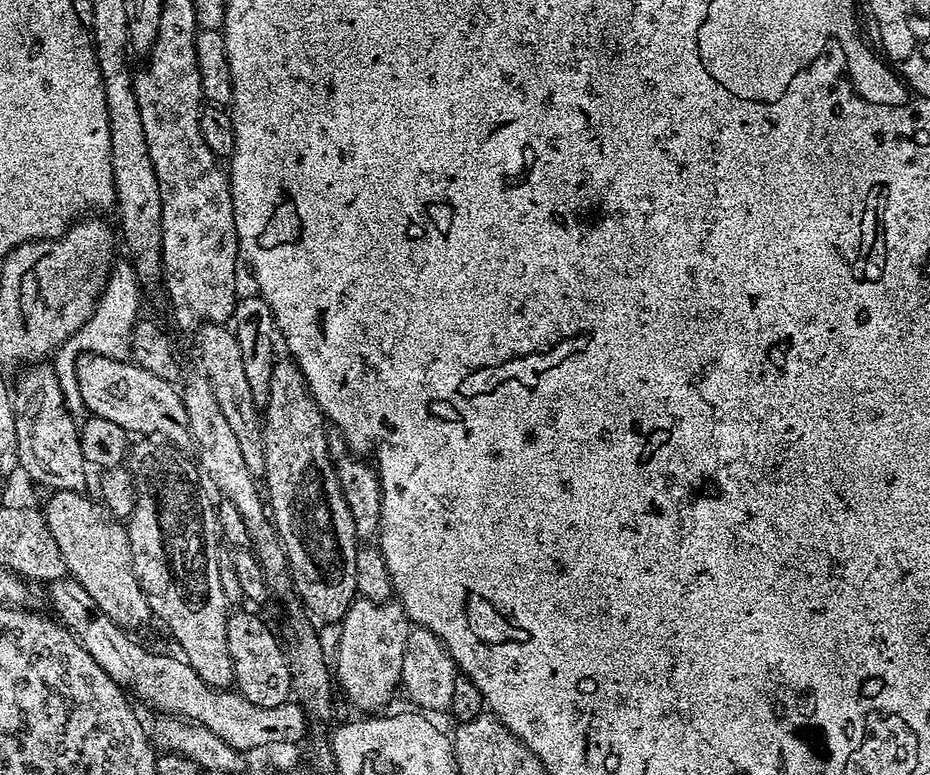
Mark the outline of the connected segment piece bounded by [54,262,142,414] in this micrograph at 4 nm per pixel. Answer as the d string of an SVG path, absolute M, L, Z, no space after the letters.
M113 263L112 273L108 275L108 285L104 287L104 294L96 304L95 310L92 311L92 316L78 329L71 341L63 345L54 356L54 367L56 376L60 379L64 403L67 404L69 412L73 414L79 413L84 408L76 381L76 365L78 363L76 348L78 351L84 352L80 354L105 356L114 360L125 359L132 350L132 330L141 315L140 288L142 288L142 284L136 279L136 272L132 269L131 263L123 263Z

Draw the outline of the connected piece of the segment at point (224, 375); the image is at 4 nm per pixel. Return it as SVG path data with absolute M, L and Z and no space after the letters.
M205 324L199 329L200 364L204 367L203 379L208 381L210 390L214 390L214 399L238 442L238 450L242 450L242 459L252 471L252 475L260 478L264 475L264 429L262 412L254 402L254 394L250 394L250 386L246 379L246 369L242 363L242 349L238 346L238 338L231 327L218 324Z

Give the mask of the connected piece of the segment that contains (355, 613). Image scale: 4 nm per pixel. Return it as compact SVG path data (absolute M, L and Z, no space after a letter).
M363 598L352 601L346 610L344 619L339 621L340 637L336 640L336 664L334 660L334 680L342 691L348 695L348 700L356 708L361 708L361 713L376 714L388 704L388 699L401 687L400 675L402 674L402 654L406 654L406 642L410 631L408 615L399 602L375 604Z

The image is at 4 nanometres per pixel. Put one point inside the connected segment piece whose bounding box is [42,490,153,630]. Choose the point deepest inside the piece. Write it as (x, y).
(95, 545)

